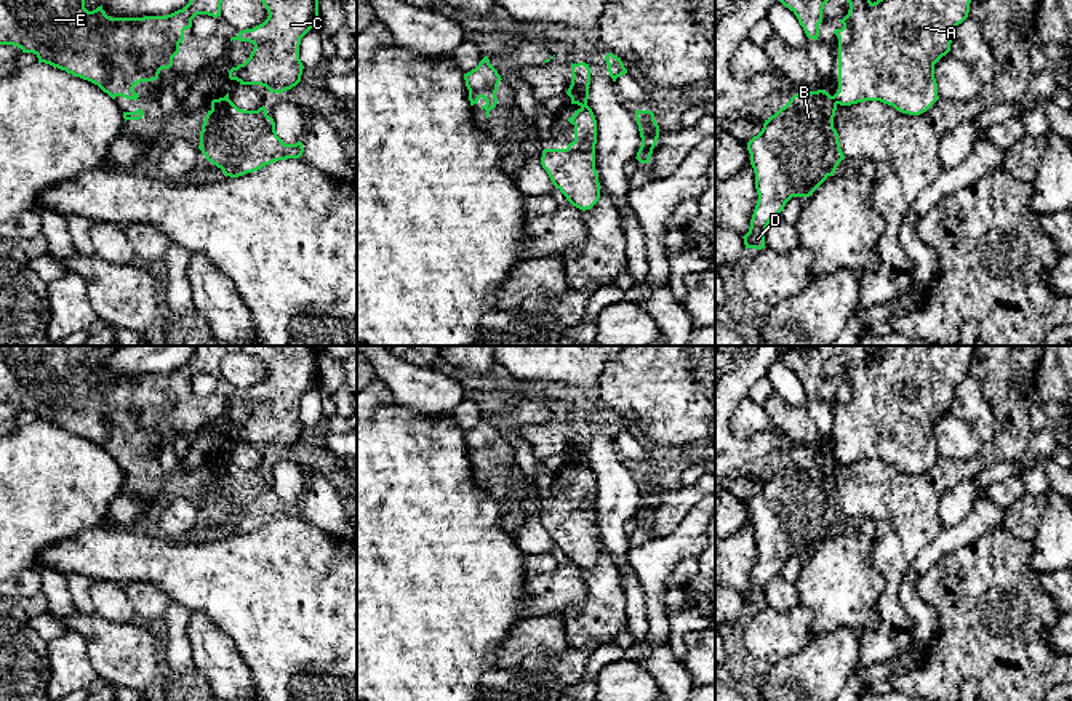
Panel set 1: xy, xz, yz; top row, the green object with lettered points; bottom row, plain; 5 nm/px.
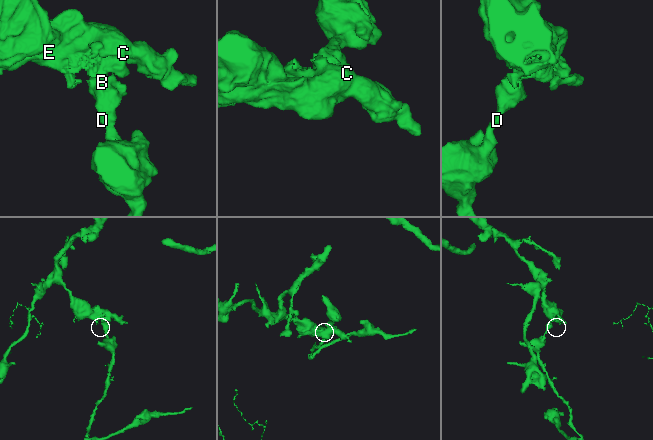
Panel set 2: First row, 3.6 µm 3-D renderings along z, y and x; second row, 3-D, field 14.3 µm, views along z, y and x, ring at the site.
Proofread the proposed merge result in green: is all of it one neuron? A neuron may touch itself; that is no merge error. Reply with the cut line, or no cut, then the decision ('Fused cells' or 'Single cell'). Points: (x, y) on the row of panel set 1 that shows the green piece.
Split along yz (831, 96), (837, 103). Fused cells

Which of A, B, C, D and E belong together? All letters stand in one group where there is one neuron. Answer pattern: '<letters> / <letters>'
A C E / B D

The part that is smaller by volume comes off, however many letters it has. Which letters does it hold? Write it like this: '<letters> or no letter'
B, D

